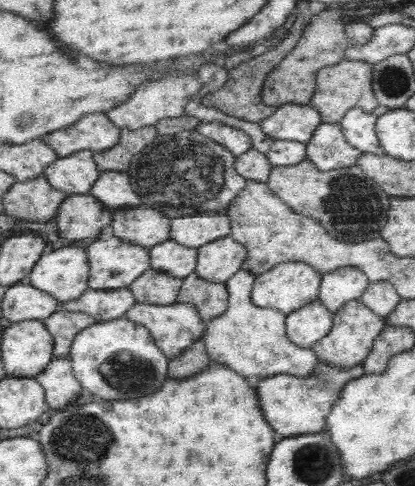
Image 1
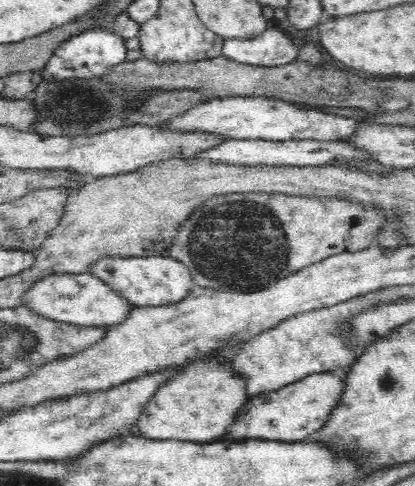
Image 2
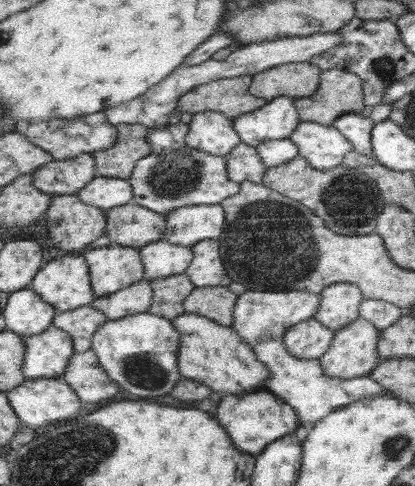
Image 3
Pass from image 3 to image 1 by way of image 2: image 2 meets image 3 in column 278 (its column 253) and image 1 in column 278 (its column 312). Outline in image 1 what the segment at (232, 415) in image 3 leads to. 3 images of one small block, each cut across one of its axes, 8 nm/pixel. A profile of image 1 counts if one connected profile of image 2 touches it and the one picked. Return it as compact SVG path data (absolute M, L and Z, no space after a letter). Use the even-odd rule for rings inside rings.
M319 362L317 374L311 378L297 378L289 374L275 374L271 378L261 378L257 384L257 400L263 418L271 426L273 432L277 432L281 438L289 436L299 436L299 434L319 434L325 430L327 414L331 412L335 400L341 394L341 388L355 380L361 378L365 370L361 366L353 366L349 370L337 368L337 366L327 366Z

